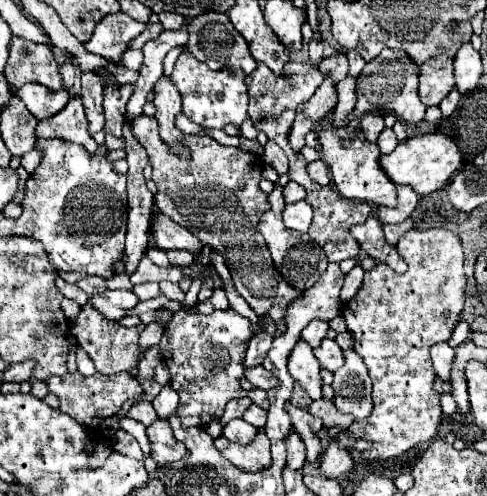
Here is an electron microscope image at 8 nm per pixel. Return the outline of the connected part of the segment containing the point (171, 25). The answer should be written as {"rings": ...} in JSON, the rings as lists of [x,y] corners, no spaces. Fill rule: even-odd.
{"rings":[[[172,11],[158,13],[158,19],[160,19],[164,29],[180,29],[182,23],[184,23],[184,17],[180,17],[178,13],[172,13]]]}

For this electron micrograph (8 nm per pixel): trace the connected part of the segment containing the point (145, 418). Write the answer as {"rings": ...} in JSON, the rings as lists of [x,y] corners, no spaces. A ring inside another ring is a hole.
{"rings":[[[150,401],[134,403],[134,405],[130,407],[128,415],[130,415],[132,419],[136,419],[136,421],[144,423],[146,427],[148,427],[148,425],[152,425],[152,423],[158,419],[158,415],[156,415],[156,411],[154,411],[154,407],[152,407],[152,403],[150,403]]]}

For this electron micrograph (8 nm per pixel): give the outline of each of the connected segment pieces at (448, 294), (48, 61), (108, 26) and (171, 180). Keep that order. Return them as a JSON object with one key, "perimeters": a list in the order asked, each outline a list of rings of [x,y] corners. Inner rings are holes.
{"perimeters":[[[[410,229],[396,245],[402,259],[408,263],[408,271],[398,275],[388,271],[386,265],[376,263],[376,267],[364,273],[364,283],[358,295],[342,305],[342,315],[346,319],[346,327],[354,337],[354,351],[364,359],[370,379],[372,379],[372,413],[348,427],[348,435],[356,439],[368,439],[372,447],[368,451],[350,451],[356,461],[384,461],[392,457],[400,457],[408,449],[418,443],[426,443],[436,437],[438,427],[442,423],[442,407],[440,393],[434,391],[436,373],[430,363],[430,347],[434,343],[448,341],[456,323],[460,321],[462,305],[464,305],[464,269],[462,269],[462,245],[460,237],[448,229]]],[[[14,37],[10,43],[6,79],[12,89],[20,89],[24,83],[40,83],[52,91],[60,91],[64,87],[50,47],[18,37]]],[[[118,11],[100,19],[100,23],[92,33],[92,39],[88,39],[84,47],[90,53],[110,57],[112,61],[120,61],[120,55],[126,51],[128,41],[138,37],[144,29],[146,29],[146,23],[134,21],[126,13]]],[[[146,115],[132,119],[132,133],[150,157],[152,181],[158,187],[158,193],[154,197],[156,207],[172,221],[178,221],[182,227],[192,231],[202,243],[208,243],[214,251],[220,251],[222,247],[228,249],[224,261],[232,273],[236,291],[258,315],[268,313],[272,321],[276,321],[278,335],[284,329],[284,309],[290,301],[300,297],[300,291],[290,287],[280,277],[272,265],[266,241],[256,229],[262,213],[270,209],[266,193],[258,187],[262,177],[262,157],[246,153],[238,147],[220,145],[208,135],[184,135],[186,145],[192,149],[192,159],[182,161],[172,155],[172,151],[160,139],[156,117]]]]}

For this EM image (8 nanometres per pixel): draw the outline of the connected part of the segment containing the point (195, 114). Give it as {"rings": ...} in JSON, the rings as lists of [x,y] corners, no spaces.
{"rings":[[[184,53],[178,57],[172,73],[172,83],[182,91],[182,111],[190,121],[208,127],[224,129],[226,123],[242,125],[248,109],[248,91],[244,87],[244,71],[226,67],[224,71],[212,71],[208,65],[194,59],[194,55]]]}

